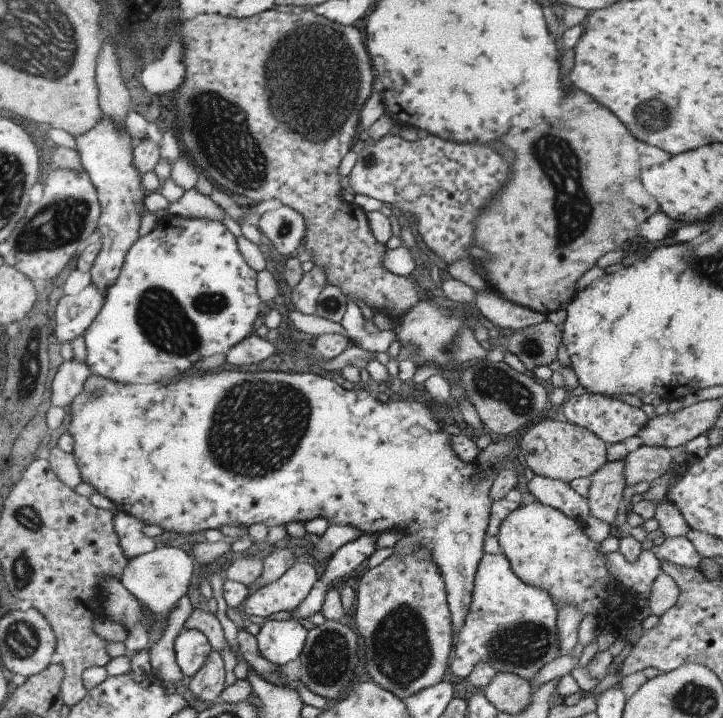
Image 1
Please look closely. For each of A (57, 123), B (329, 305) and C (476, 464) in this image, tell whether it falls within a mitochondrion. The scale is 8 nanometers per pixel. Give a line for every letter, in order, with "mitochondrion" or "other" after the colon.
A: other
B: mitochondrion
C: other

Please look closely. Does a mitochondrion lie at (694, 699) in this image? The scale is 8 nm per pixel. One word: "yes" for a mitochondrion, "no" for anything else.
yes

